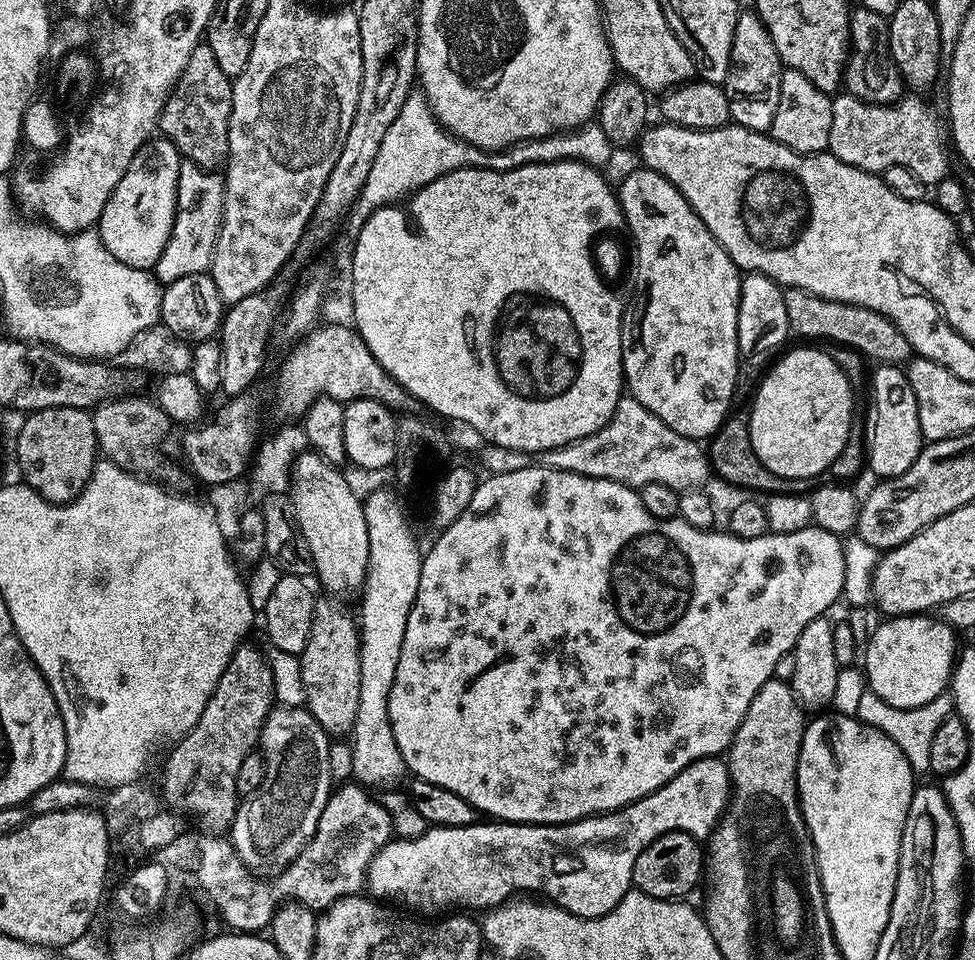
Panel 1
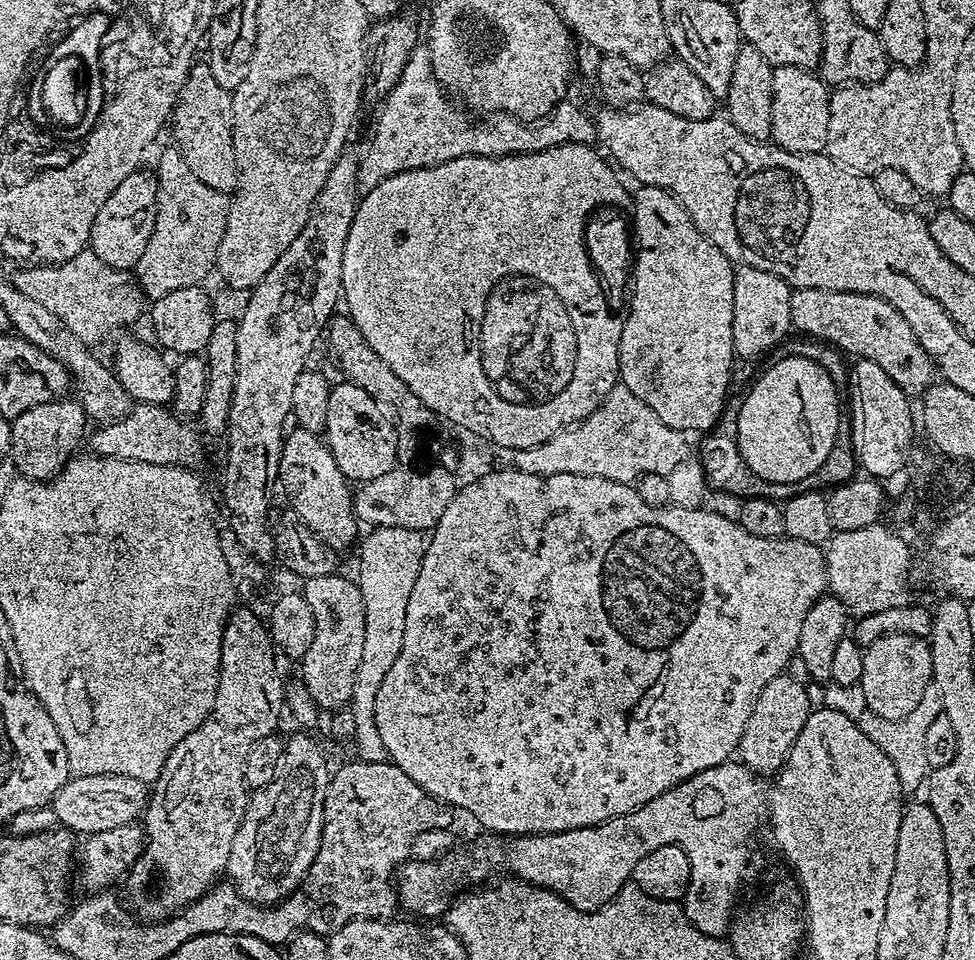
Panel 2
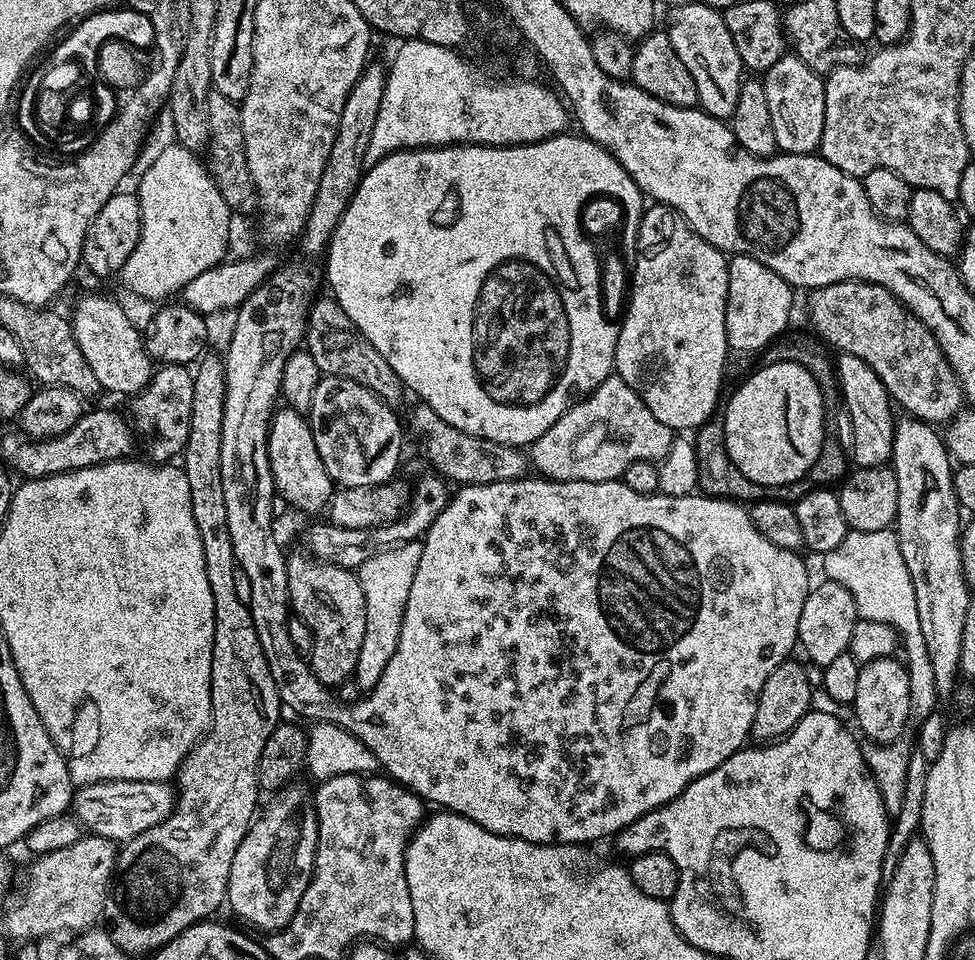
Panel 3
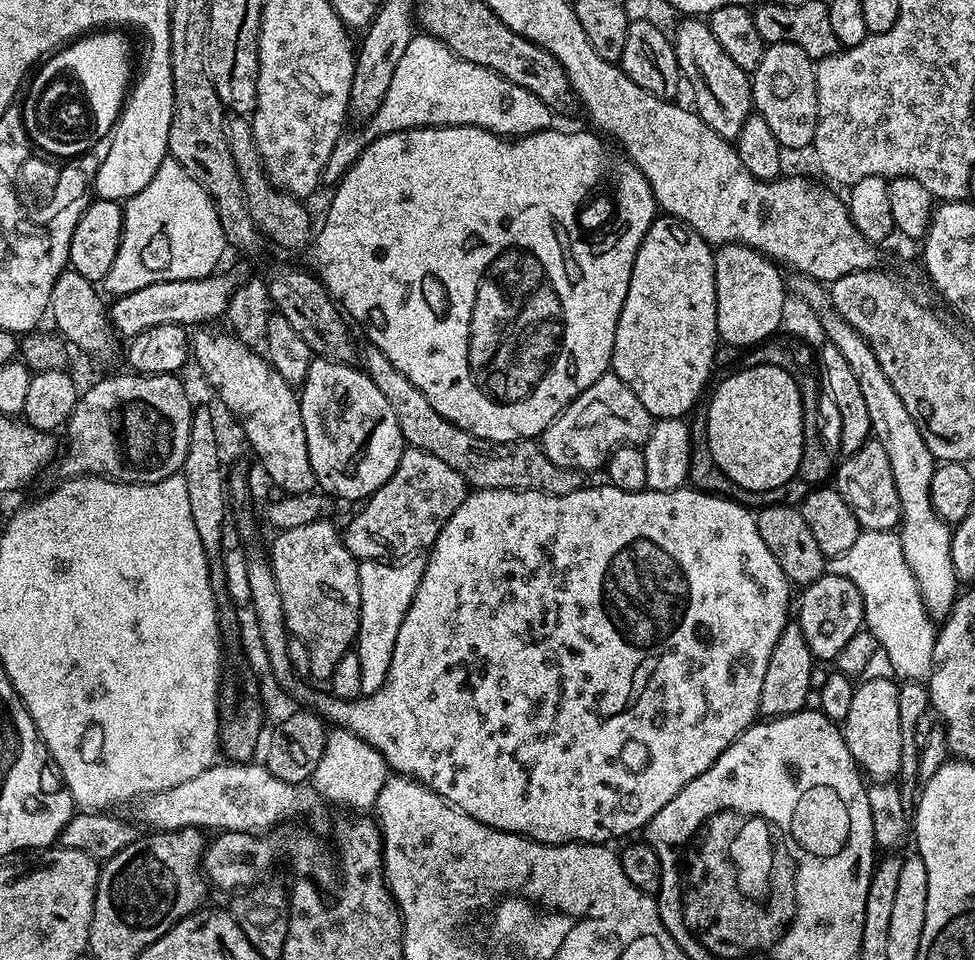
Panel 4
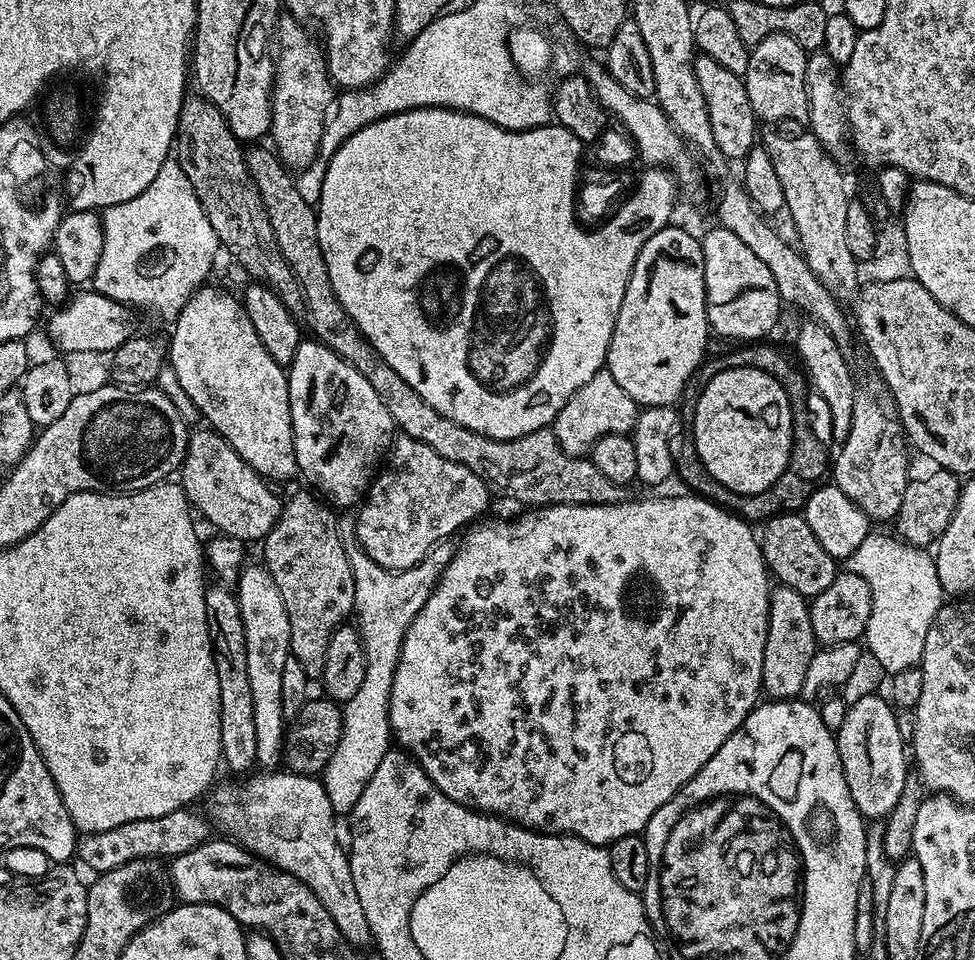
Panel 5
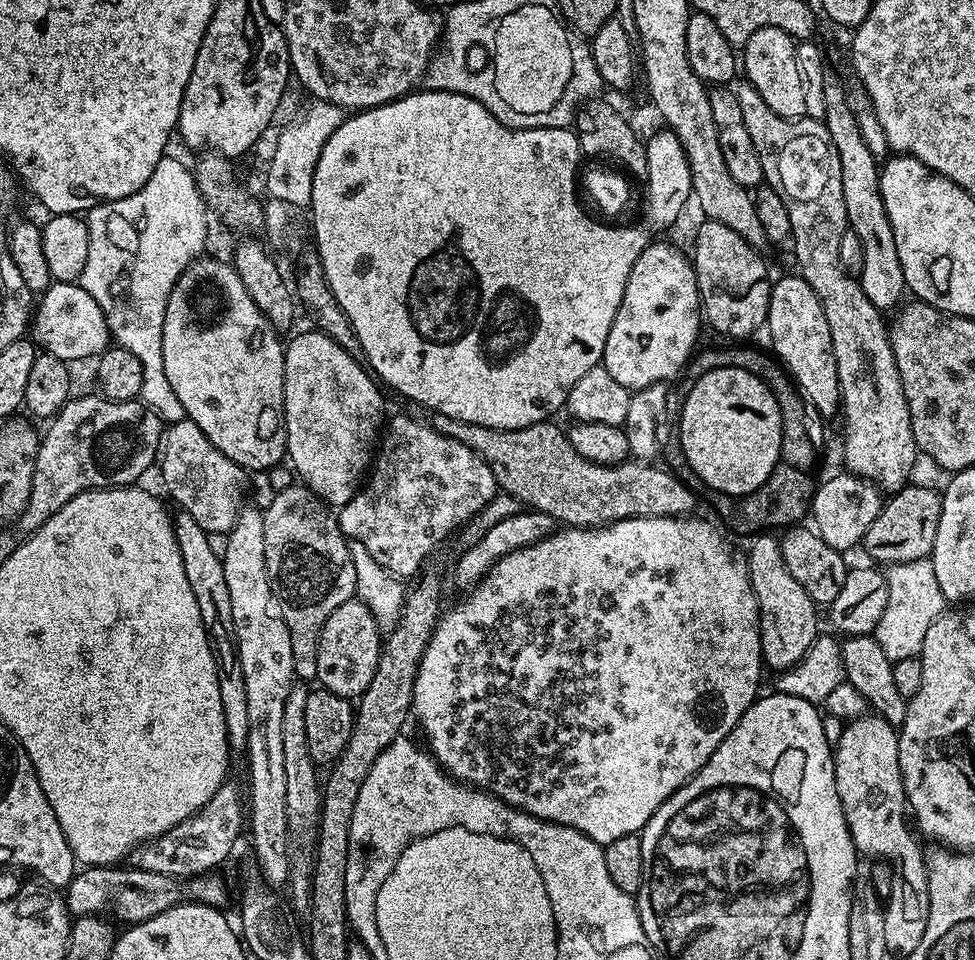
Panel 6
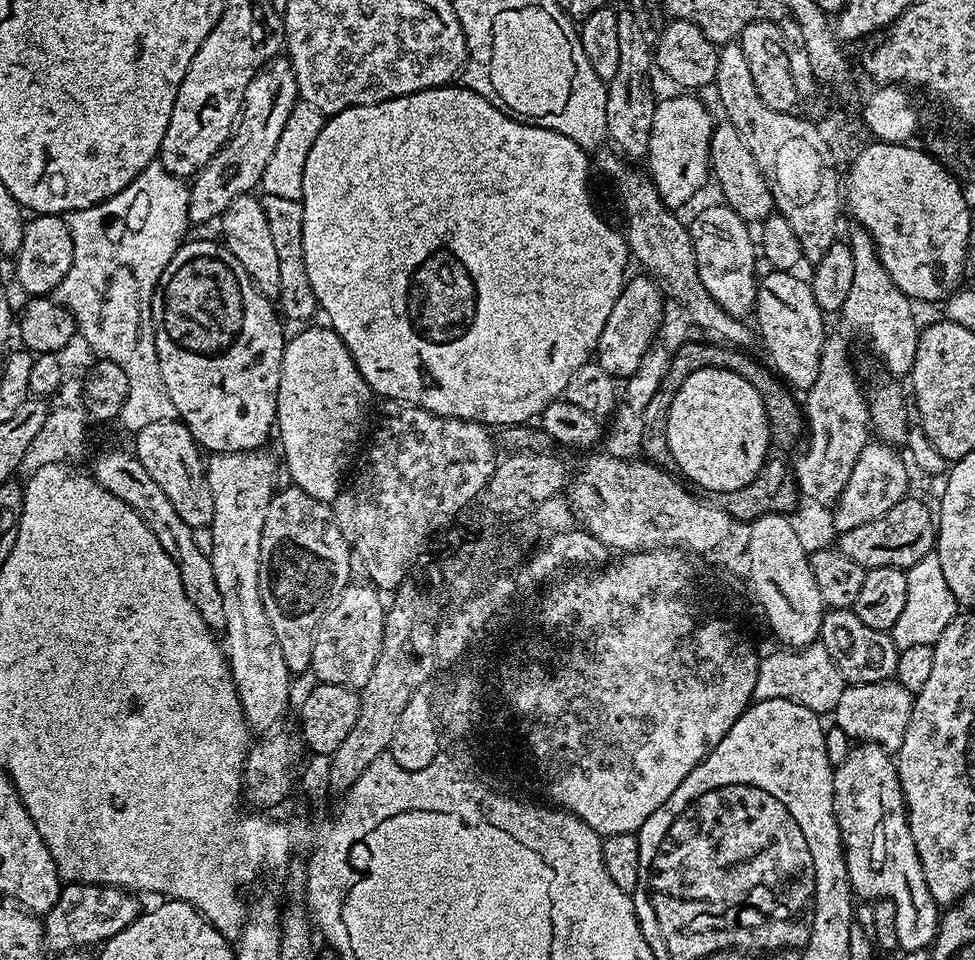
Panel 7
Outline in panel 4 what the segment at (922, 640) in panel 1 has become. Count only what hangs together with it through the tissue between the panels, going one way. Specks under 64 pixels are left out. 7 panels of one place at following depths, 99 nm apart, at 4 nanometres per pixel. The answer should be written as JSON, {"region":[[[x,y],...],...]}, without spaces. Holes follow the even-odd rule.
{"region":[[[876,676],[873,680],[861,679],[856,684],[850,714],[842,721],[844,741],[854,754],[861,769],[873,779],[888,780],[899,773],[901,764],[902,734],[898,717],[898,684]]]}

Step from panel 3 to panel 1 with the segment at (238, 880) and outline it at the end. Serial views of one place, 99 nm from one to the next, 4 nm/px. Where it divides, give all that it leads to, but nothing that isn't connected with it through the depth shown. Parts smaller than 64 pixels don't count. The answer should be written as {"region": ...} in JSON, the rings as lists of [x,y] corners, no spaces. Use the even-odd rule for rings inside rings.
{"region":[[[276,706],[266,718],[258,745],[259,751],[264,753],[266,778],[256,793],[239,801],[236,816],[230,825],[230,839],[238,858],[256,876],[269,878],[283,872],[296,861],[296,856],[310,842],[318,826],[318,818],[322,818],[322,810],[334,791],[329,743],[328,733],[322,730],[322,726],[318,726],[307,707]]]}

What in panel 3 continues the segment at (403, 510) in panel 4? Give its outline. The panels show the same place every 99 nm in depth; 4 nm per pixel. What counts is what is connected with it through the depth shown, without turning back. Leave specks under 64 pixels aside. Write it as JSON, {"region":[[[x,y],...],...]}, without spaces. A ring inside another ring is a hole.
{"region":[[[439,474],[431,475],[422,477],[417,484],[414,484],[408,511],[394,523],[383,524],[377,528],[347,528],[327,522],[312,524],[304,532],[305,545],[303,544],[303,547],[317,560],[333,564],[339,568],[359,570],[374,554],[385,552],[387,548],[394,548],[397,544],[420,540],[430,530],[434,518],[438,518],[438,514],[442,514],[442,510],[450,499],[449,485],[444,477]]]}

